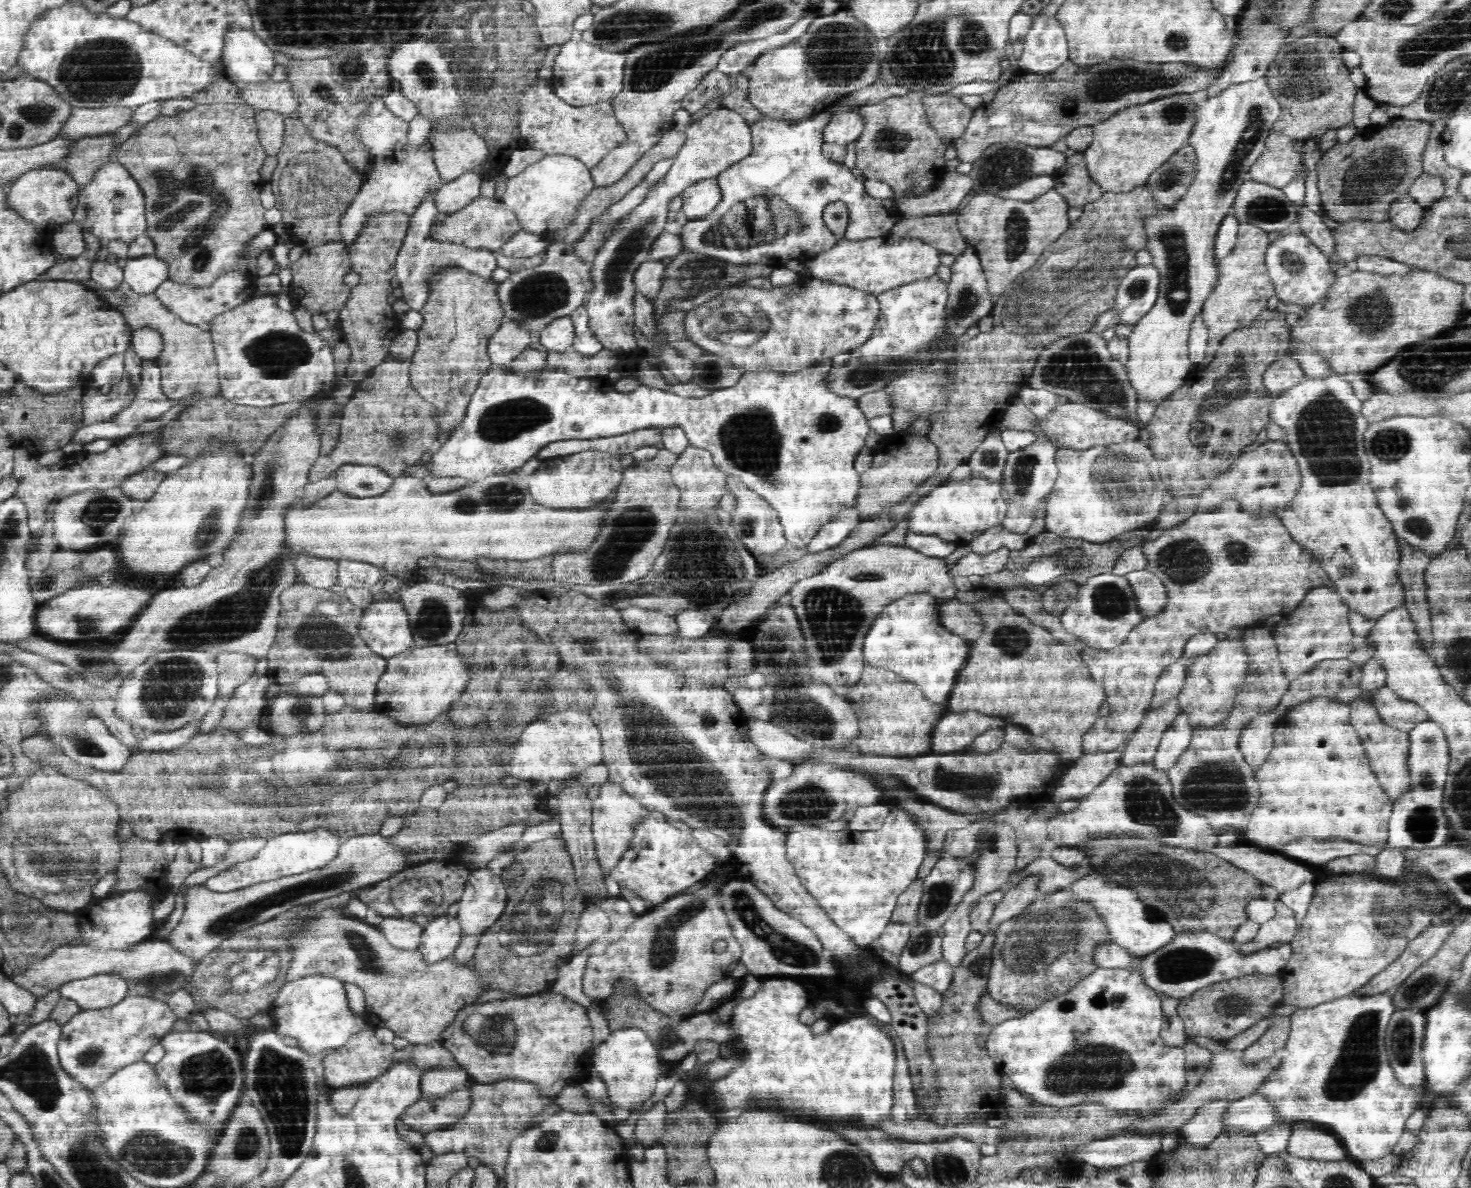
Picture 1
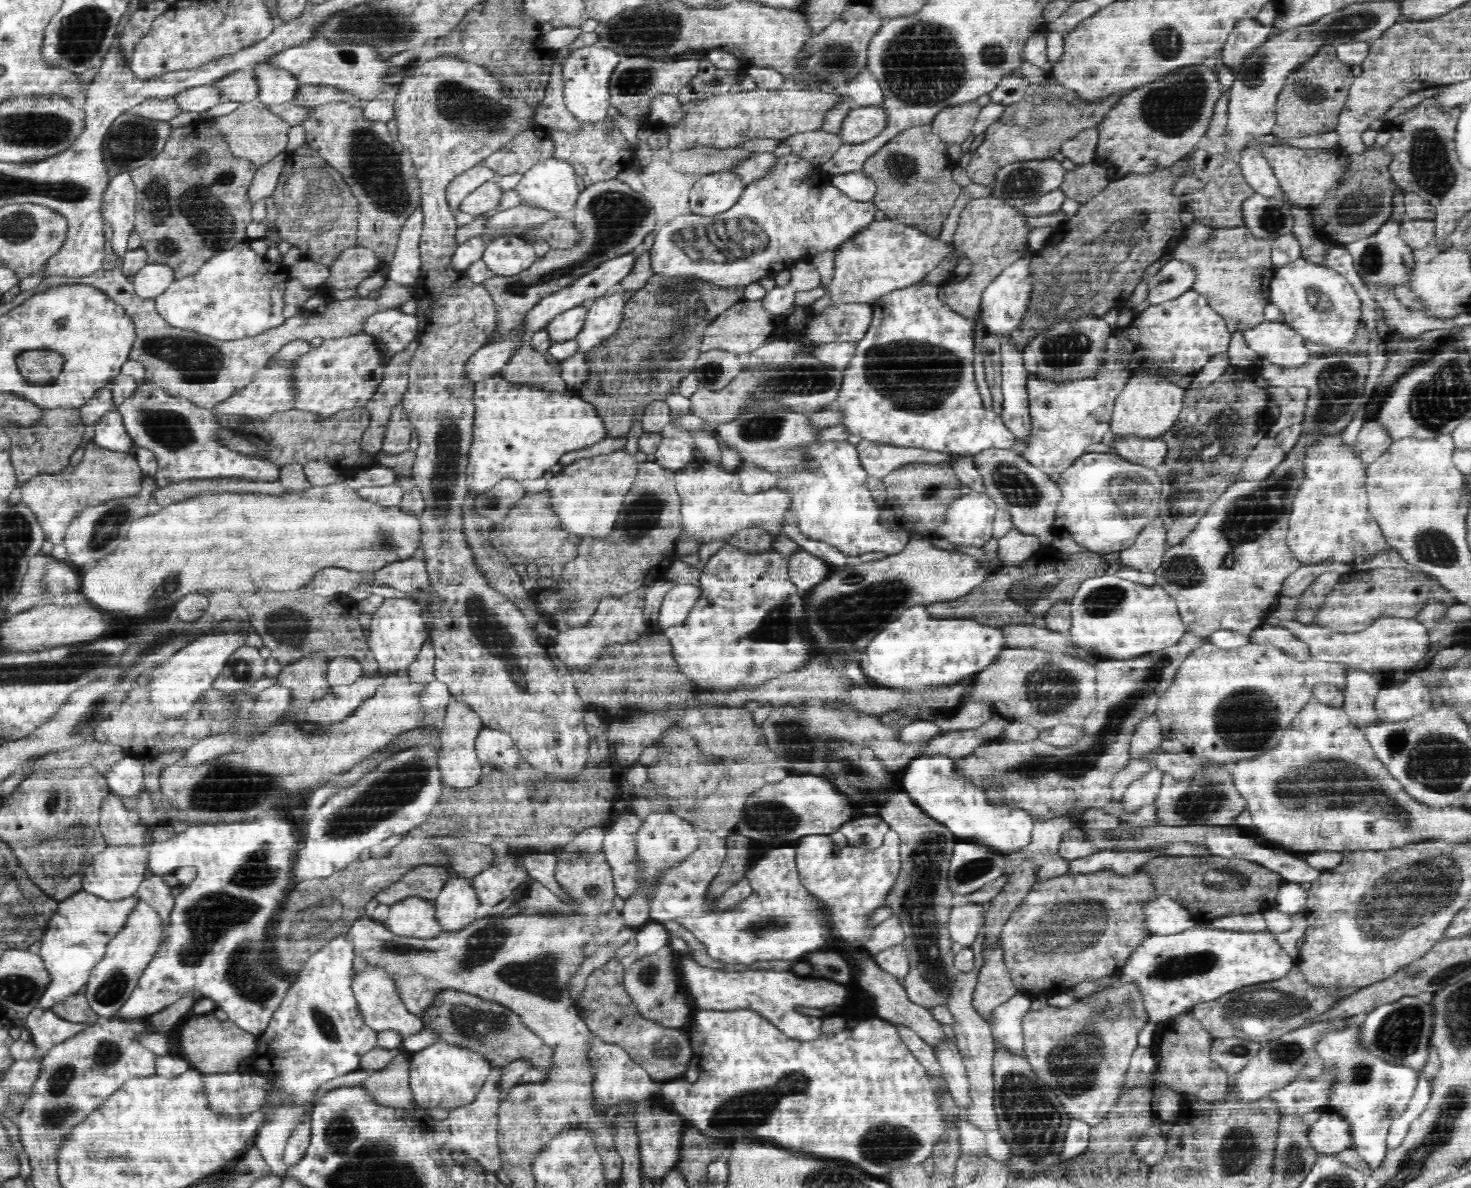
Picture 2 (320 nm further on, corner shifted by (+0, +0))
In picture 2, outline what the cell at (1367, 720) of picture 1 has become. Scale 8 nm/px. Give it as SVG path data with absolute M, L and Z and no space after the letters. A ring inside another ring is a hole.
M1350 668L1347 674L1343 707L1350 721L1364 732L1368 727L1384 722L1375 705L1382 687L1383 684L1366 671Z

